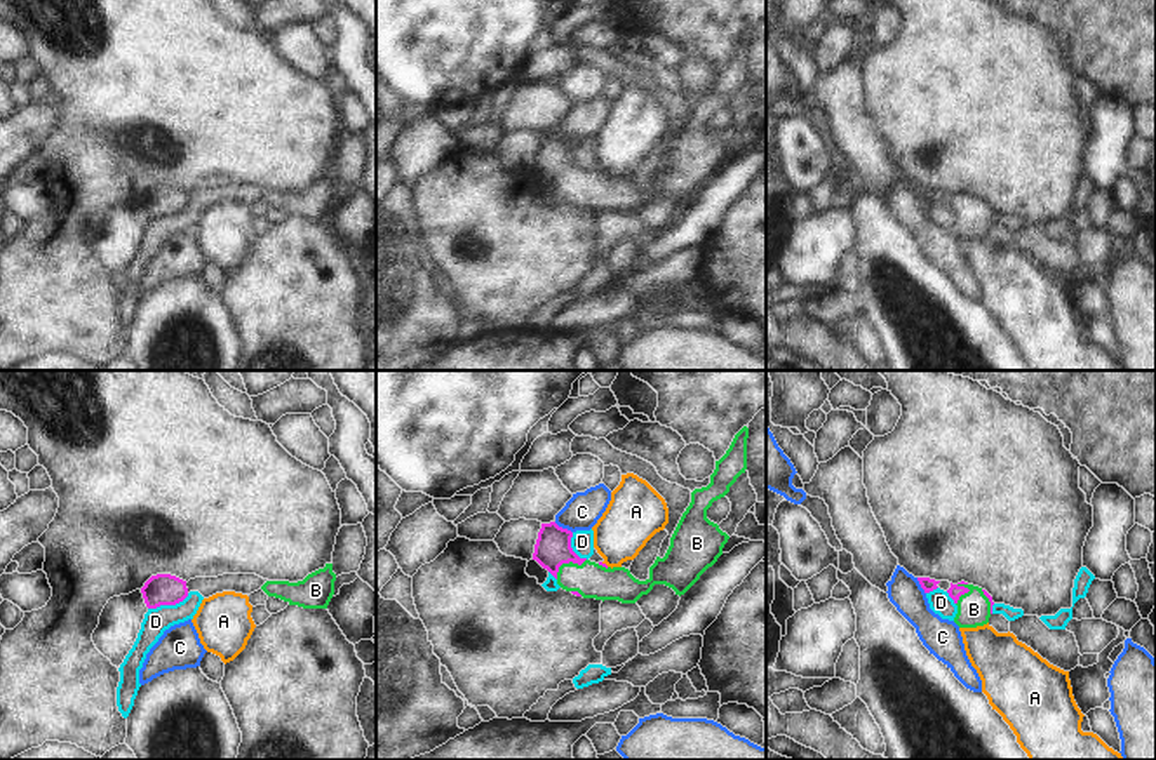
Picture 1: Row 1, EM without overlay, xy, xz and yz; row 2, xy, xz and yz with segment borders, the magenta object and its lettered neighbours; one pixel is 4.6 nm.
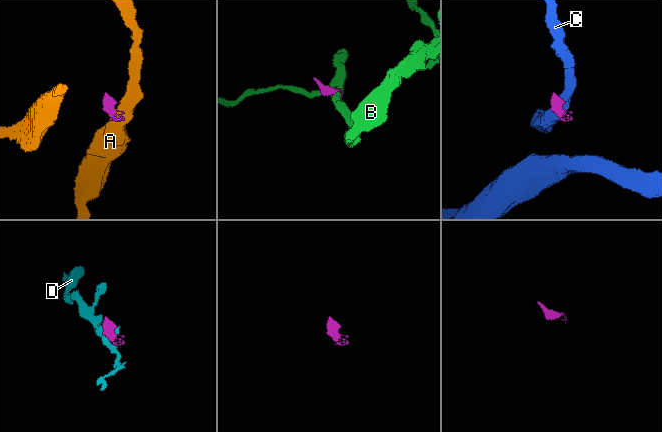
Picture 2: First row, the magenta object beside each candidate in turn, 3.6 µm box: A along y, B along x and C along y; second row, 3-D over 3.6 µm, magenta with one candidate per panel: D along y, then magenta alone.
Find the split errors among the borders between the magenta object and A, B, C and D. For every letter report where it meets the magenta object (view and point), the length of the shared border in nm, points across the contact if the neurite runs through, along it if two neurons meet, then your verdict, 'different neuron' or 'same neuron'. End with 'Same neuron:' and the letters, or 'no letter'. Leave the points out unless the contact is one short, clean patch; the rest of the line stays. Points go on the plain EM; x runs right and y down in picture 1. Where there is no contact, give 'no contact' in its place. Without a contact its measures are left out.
A: contact xz (604, 174); length 40 nm; border xz (601, 173), (608, 176); different neuron
B: contact xz (566, 173); length 170 nm; way xz (552, 159), (566, 173), (582, 188), (591, 190); same neuron
C: contact xz (561, 138); length 100 nm; border xz (554, 133), (571, 143); different neuron
D: contact xy (168, 214); length 200 nm; border xy (188, 204), (174, 214), (161, 214), (148, 220); different neuron
Same neuron: B

